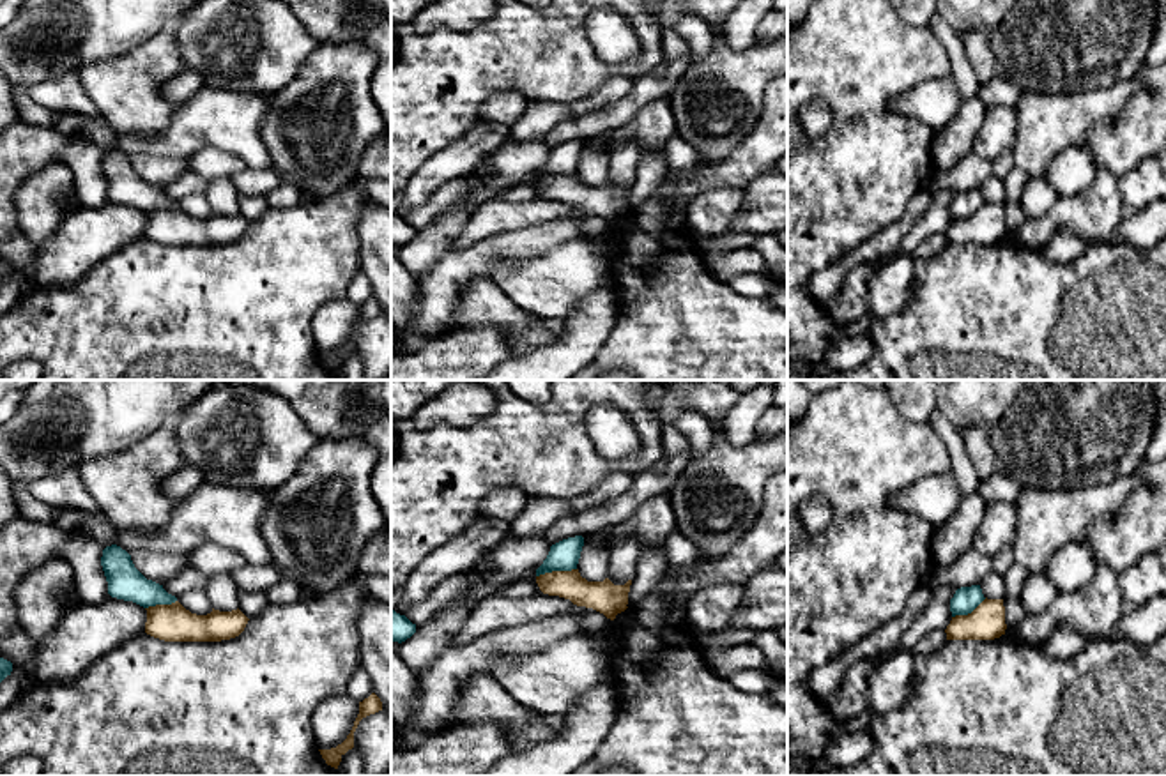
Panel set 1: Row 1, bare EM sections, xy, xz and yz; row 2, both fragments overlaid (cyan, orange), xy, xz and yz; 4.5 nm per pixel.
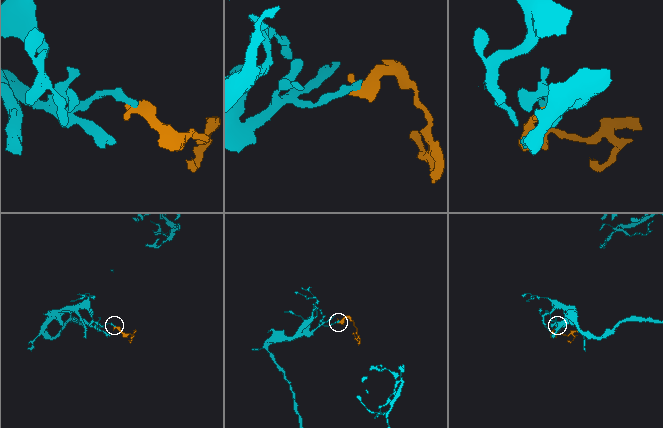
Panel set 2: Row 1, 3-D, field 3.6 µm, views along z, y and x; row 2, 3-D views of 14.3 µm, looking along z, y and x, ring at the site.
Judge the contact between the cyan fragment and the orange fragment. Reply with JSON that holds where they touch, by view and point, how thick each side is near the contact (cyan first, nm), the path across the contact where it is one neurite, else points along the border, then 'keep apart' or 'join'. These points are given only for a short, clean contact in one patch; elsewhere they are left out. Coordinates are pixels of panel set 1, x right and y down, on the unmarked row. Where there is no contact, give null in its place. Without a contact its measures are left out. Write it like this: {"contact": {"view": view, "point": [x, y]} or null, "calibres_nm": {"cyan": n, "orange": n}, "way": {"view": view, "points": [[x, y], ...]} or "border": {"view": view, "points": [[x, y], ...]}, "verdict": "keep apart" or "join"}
{"contact": {"view": "xz", "point": [556, 174]}, "calibres_nm": {"cyan": 140, "orange": 140}, "border": {"view": "xz", "points": [[575, 172], [540, 177], [536, 181]]}, "verdict": "keep apart"}

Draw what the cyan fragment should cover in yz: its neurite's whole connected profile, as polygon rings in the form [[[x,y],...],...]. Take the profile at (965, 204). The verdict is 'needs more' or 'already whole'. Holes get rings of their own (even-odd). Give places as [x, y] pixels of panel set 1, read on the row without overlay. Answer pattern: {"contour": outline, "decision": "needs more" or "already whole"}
{"contour": [[[980,189],[957,193],[950,203],[952,221],[971,217],[984,203]]], "decision": "already whole"}

